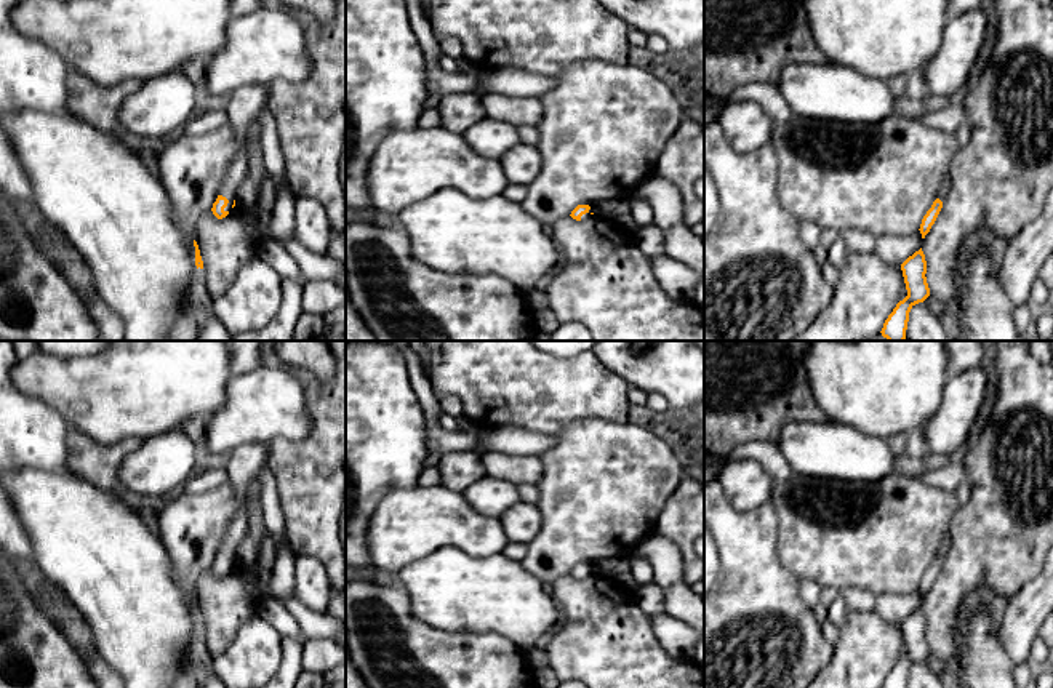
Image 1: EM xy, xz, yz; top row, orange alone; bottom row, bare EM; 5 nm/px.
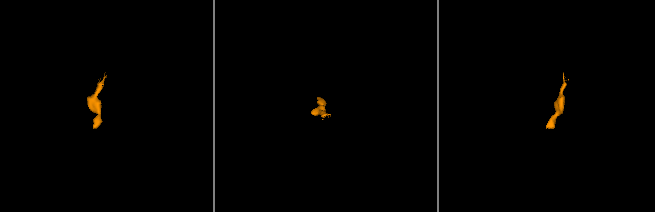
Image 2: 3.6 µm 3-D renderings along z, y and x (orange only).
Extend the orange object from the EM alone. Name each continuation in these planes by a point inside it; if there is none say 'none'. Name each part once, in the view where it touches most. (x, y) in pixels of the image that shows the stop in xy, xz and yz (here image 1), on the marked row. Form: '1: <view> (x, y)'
1: xy (244, 104)

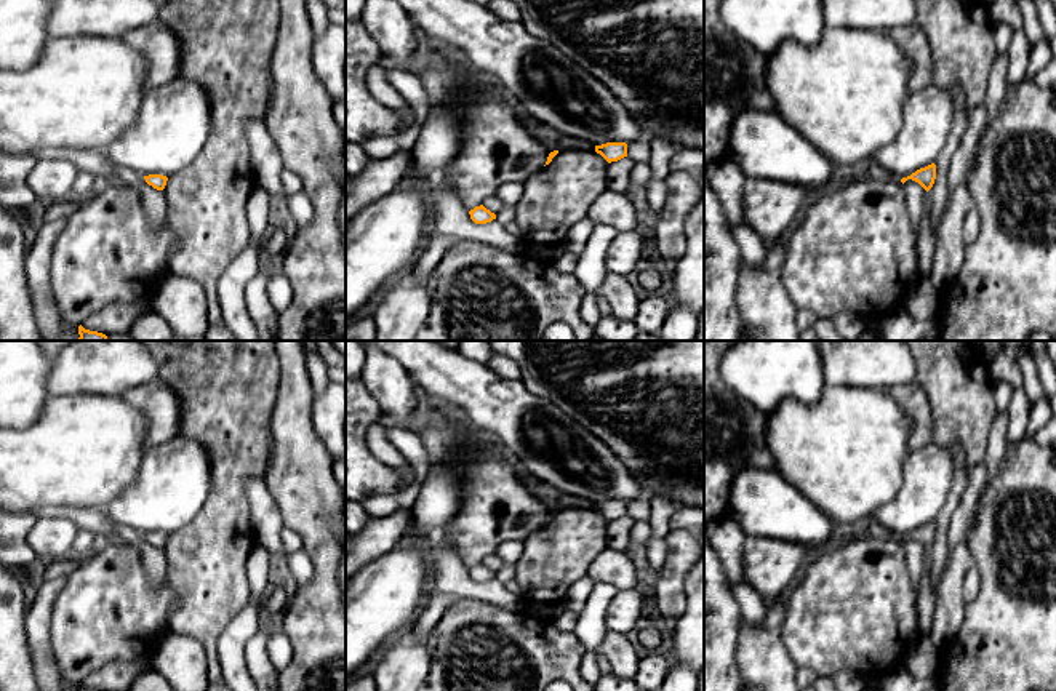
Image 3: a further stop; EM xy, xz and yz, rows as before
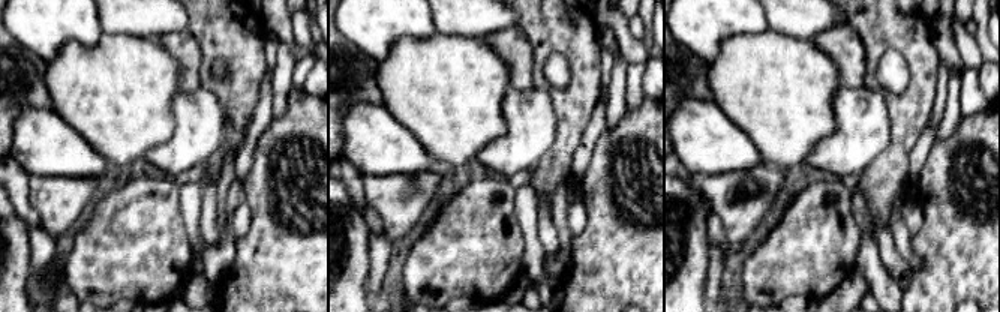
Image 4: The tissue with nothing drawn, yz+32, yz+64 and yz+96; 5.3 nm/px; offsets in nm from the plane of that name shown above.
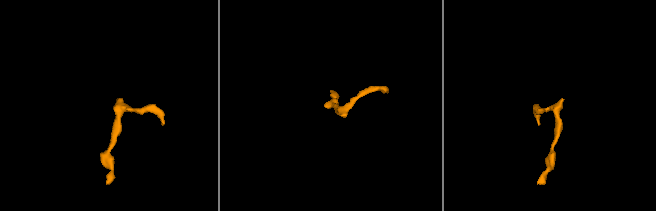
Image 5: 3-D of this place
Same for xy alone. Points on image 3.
none

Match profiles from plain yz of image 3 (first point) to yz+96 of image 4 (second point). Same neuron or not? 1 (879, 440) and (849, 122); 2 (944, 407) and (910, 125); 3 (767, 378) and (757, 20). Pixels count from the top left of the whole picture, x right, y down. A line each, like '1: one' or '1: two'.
1: two
2: one
3: one

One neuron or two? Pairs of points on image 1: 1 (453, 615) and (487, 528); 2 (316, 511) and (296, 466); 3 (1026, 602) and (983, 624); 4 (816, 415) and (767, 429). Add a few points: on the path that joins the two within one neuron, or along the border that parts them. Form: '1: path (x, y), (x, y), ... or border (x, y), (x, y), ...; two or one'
1: border (439, 548), (458, 546), (474, 556), (501, 554); two
2: path (312, 500), (311, 480), (308, 477); one
3: border (997, 623), (997, 639), (1008, 658); two
4: path (804, 413), (783, 413), (780, 416); one

